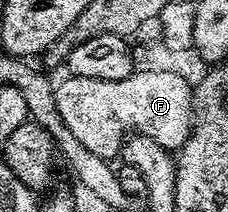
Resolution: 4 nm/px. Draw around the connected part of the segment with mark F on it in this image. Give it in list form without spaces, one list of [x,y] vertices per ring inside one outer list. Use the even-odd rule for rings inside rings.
[[[150,68],[147,72],[135,70],[128,78],[119,80],[97,80],[73,74],[67,77],[54,89],[56,110],[74,137],[100,158],[113,161],[121,153],[122,145],[135,133],[160,142],[167,150],[181,149],[182,143],[190,137],[190,127],[194,124],[194,89],[191,81],[186,81],[178,72],[169,72],[166,68]]]

